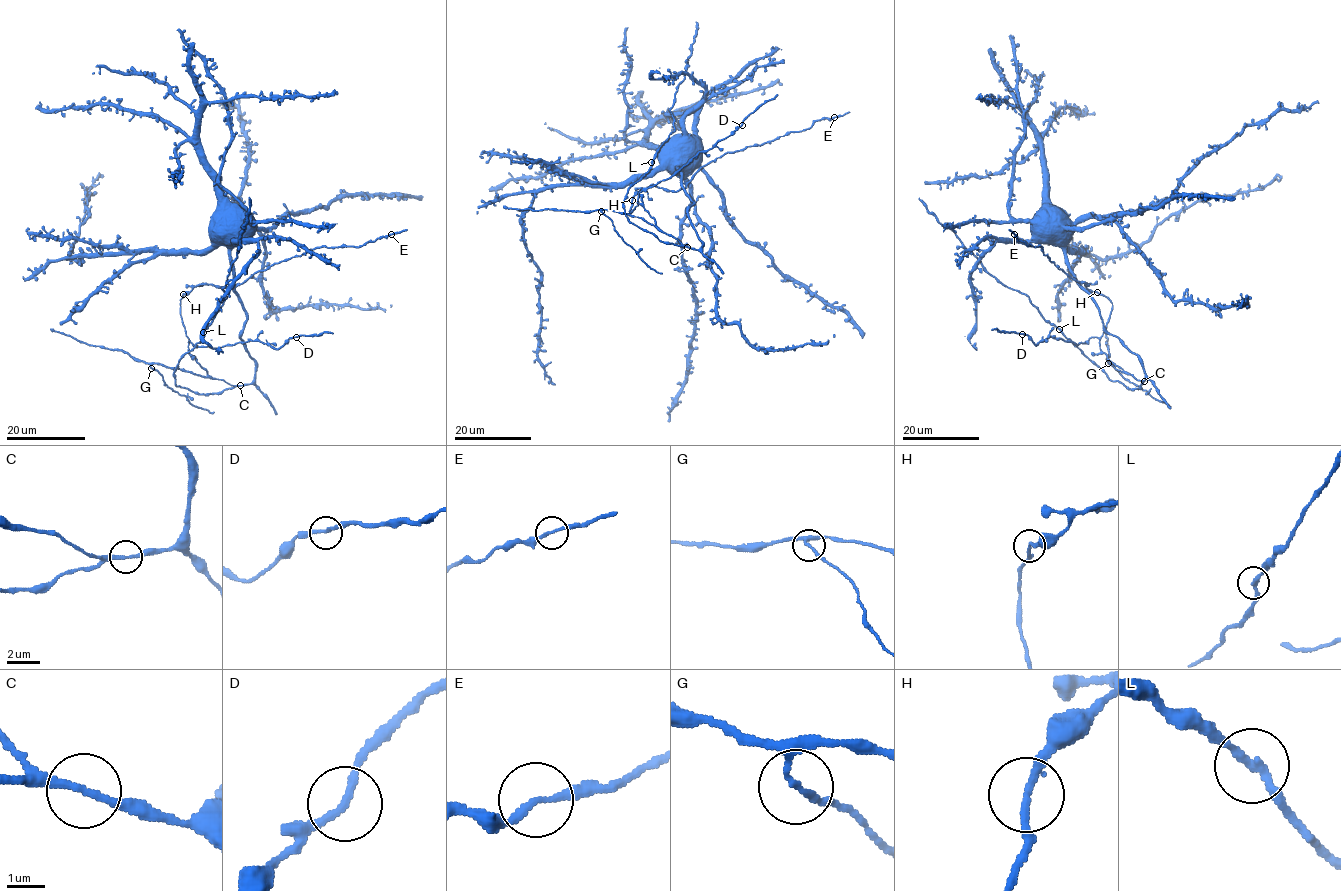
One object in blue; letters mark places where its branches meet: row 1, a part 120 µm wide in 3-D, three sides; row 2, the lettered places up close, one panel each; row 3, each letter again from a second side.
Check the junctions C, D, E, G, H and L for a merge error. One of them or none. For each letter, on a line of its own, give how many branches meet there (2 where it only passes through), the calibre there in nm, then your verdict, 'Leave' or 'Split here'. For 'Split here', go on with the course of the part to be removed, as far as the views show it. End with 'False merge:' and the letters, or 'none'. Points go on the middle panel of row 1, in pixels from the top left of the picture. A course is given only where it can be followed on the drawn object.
C: Branches: 2. Thickness 200 nm. Leave
D: Branches: 2. Thickness 190 nm. Leave
E: Branches: 2. Thickness 170 nm. Leave
G: Branches: 2. Thickness 150 nm. Leave
H: Branches: 2. Thickness 190 nm. Leave
L: Branches: 2. Thickness 220 nm. Leave
False merge: none

